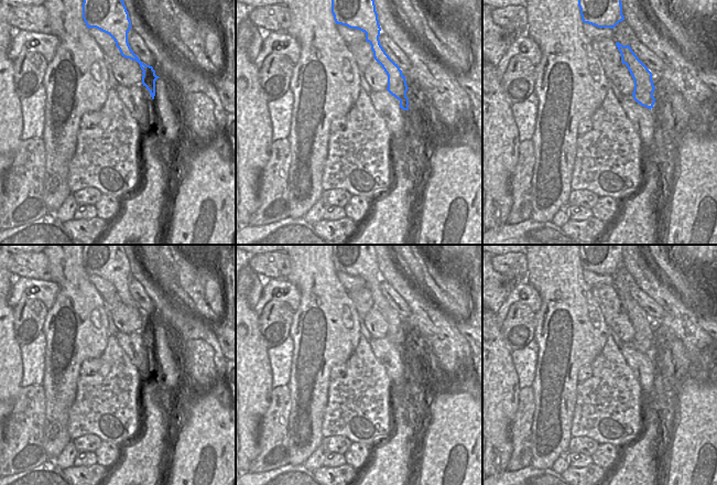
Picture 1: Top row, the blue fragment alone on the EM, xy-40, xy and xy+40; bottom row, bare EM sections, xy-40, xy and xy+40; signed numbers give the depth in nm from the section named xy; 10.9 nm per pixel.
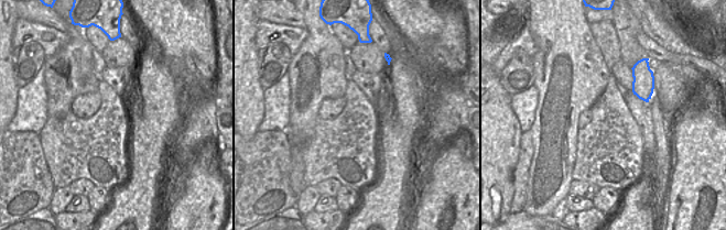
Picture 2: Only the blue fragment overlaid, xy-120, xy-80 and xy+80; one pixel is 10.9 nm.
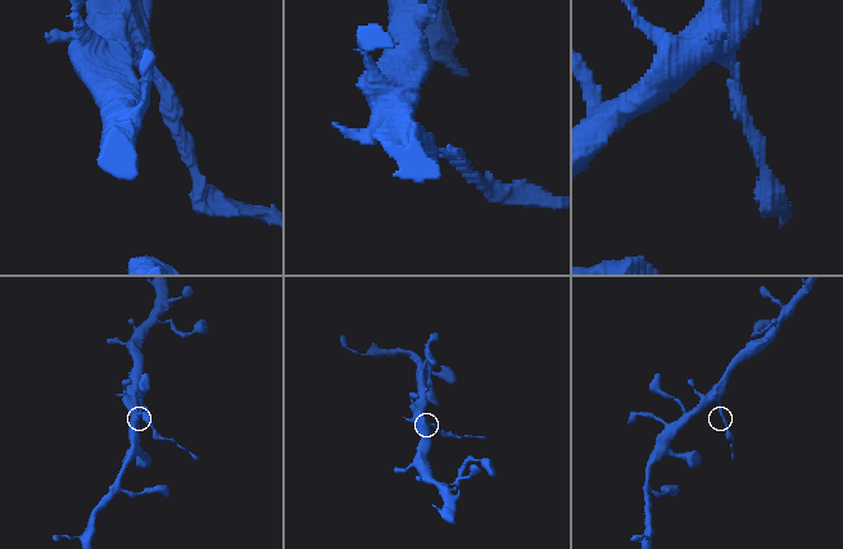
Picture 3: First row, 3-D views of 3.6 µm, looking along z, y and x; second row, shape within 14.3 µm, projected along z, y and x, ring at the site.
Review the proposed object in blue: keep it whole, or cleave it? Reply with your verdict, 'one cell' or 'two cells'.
two cells

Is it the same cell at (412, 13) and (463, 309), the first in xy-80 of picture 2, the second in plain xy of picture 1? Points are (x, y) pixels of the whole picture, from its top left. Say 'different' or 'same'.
same

